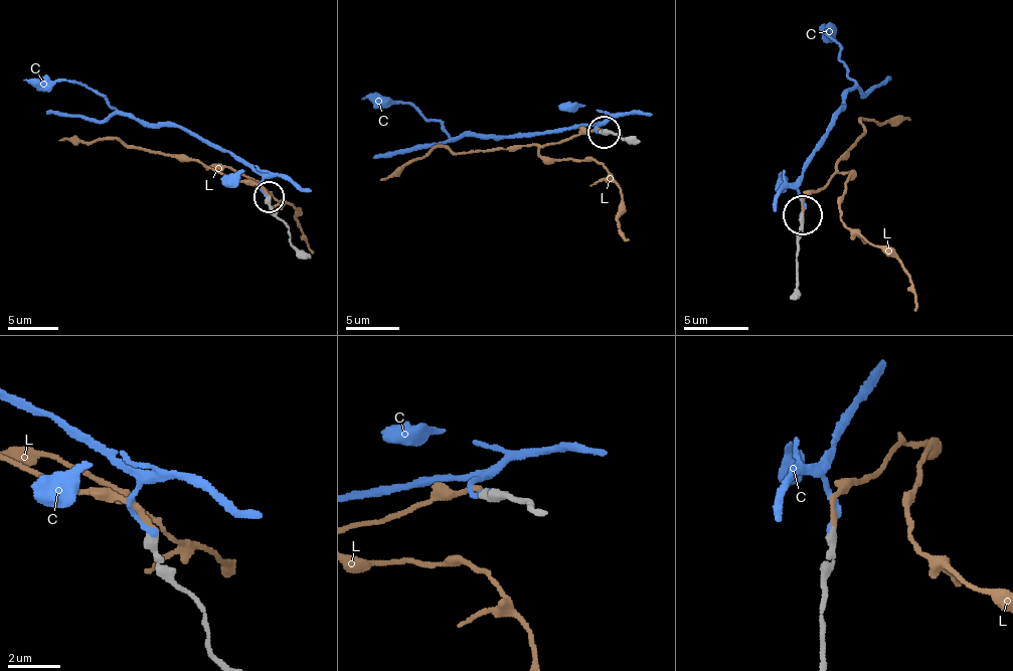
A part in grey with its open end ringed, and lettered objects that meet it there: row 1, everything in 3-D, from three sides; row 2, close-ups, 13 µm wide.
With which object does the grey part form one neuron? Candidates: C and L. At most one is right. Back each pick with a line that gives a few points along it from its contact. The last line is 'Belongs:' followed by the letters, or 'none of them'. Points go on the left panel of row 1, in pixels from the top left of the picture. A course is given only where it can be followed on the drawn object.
L: via (268, 196), (258, 186), (208, 166), (231, 166), (267, 192), (297, 207), (296, 223), (313, 255)
Belongs: L

